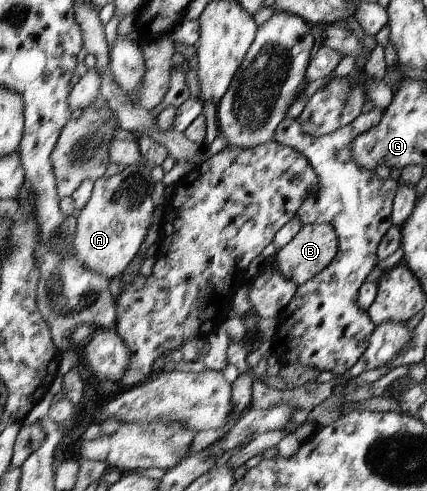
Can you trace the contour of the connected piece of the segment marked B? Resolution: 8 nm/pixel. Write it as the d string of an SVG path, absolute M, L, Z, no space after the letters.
M303 224L301 231L277 251L275 259L281 271L280 274L300 286L327 268L332 263L338 249L339 238L331 224Z

